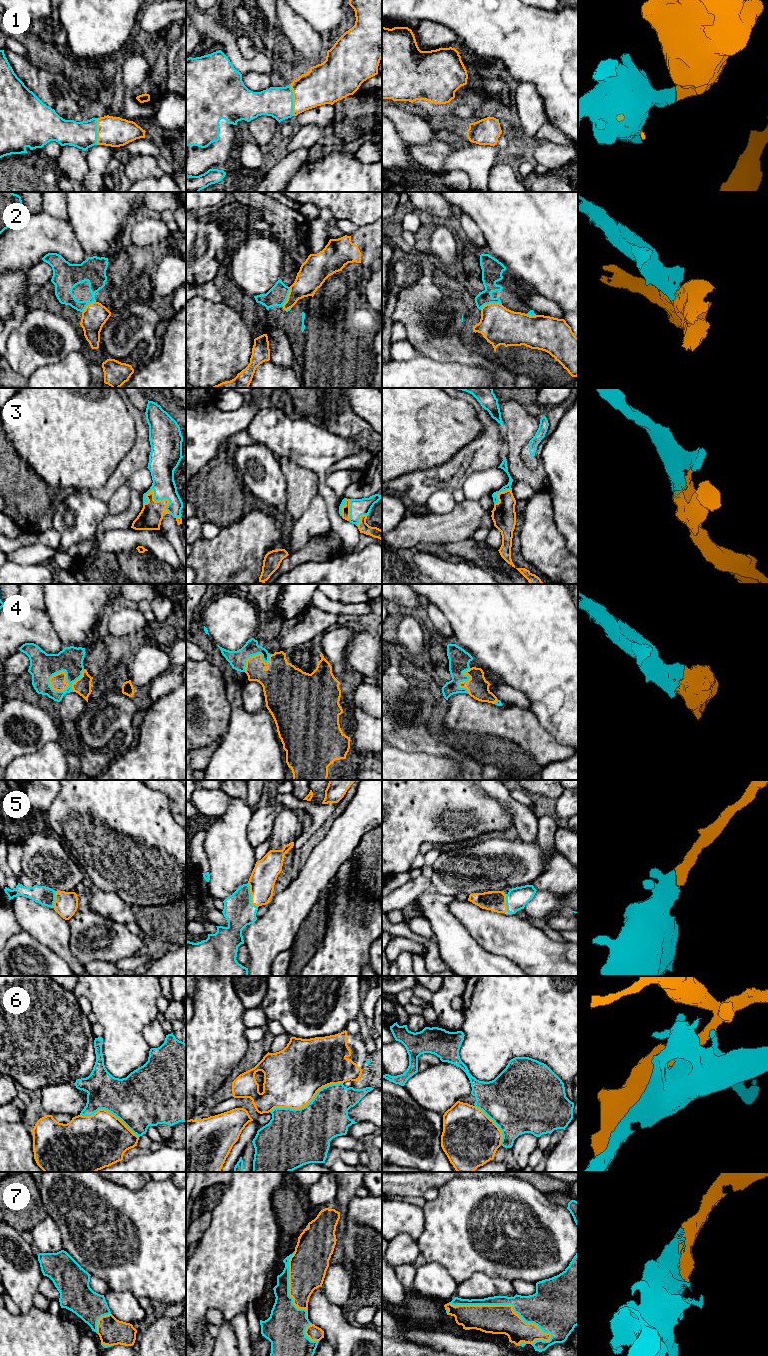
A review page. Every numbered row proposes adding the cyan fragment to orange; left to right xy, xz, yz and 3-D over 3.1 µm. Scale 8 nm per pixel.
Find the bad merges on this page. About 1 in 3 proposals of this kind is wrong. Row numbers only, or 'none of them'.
2, 6

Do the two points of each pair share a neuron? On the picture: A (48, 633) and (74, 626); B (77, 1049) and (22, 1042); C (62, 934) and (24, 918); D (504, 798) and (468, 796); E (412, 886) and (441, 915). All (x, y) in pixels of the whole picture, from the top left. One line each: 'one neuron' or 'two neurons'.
A: two neurons
B: one neuron
C: one neuron
D: two neurons
E: two neurons

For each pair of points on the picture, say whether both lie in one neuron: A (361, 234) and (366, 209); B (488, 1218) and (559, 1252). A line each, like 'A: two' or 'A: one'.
A: two
B: one

